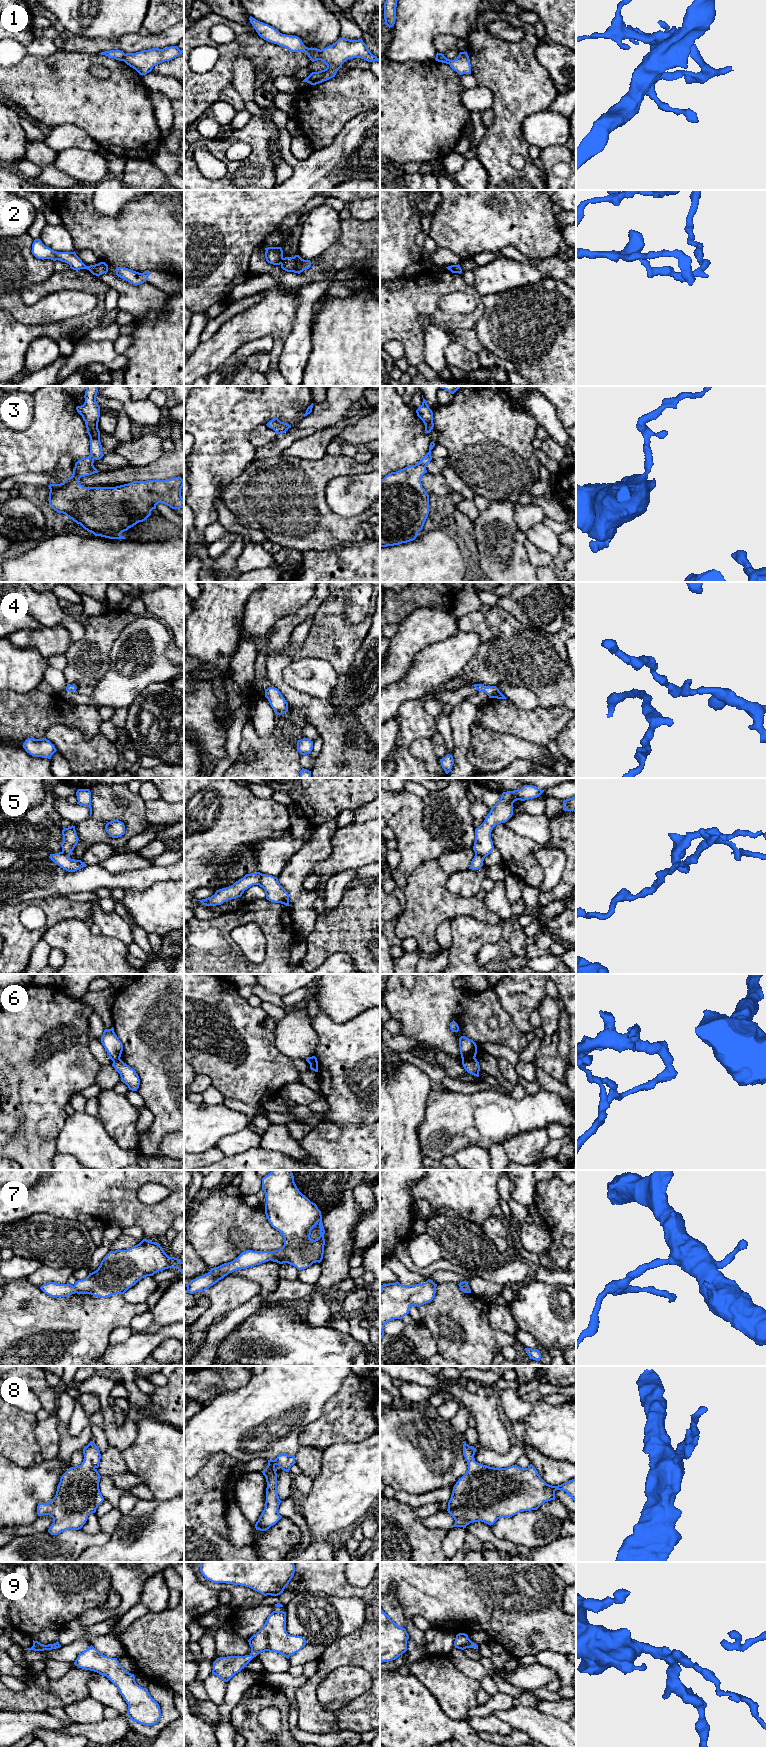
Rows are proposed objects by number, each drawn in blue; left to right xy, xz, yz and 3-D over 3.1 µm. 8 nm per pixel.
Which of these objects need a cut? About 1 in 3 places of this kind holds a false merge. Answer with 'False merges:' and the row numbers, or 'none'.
False merges: 1, 2, 5, 6

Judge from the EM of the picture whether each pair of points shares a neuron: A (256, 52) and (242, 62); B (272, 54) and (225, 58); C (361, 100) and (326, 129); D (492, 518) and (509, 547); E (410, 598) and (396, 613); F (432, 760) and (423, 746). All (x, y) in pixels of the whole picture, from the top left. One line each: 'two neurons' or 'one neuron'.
A: two neurons
B: one neuron
C: one neuron
D: one neuron
E: one neuron
F: one neuron

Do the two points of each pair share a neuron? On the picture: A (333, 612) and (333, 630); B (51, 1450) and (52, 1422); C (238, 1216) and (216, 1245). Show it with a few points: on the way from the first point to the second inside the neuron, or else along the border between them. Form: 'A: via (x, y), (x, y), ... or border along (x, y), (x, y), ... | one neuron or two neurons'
A: via (333, 616), (333, 626) | one neuron
B: via (50, 1443), (50, 1429) | one neuron
C: via (230, 1221), (216, 1237) | one neuron

